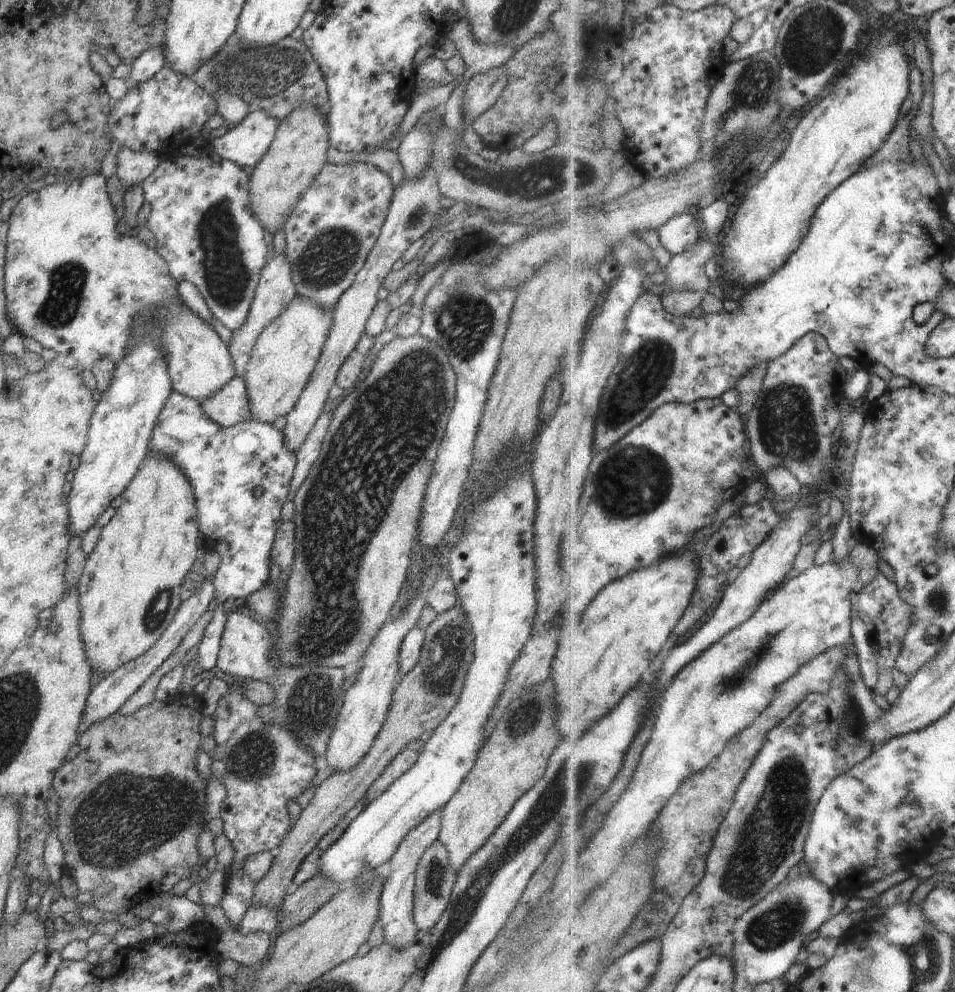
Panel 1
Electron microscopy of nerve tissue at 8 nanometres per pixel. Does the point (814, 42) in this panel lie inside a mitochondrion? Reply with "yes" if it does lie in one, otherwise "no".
yes

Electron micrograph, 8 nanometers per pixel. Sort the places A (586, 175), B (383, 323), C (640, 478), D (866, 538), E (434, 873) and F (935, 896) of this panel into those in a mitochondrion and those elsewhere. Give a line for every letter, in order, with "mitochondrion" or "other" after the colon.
A: mitochondrion
B: other
C: mitochondrion
D: other
E: mitochondrion
F: other

